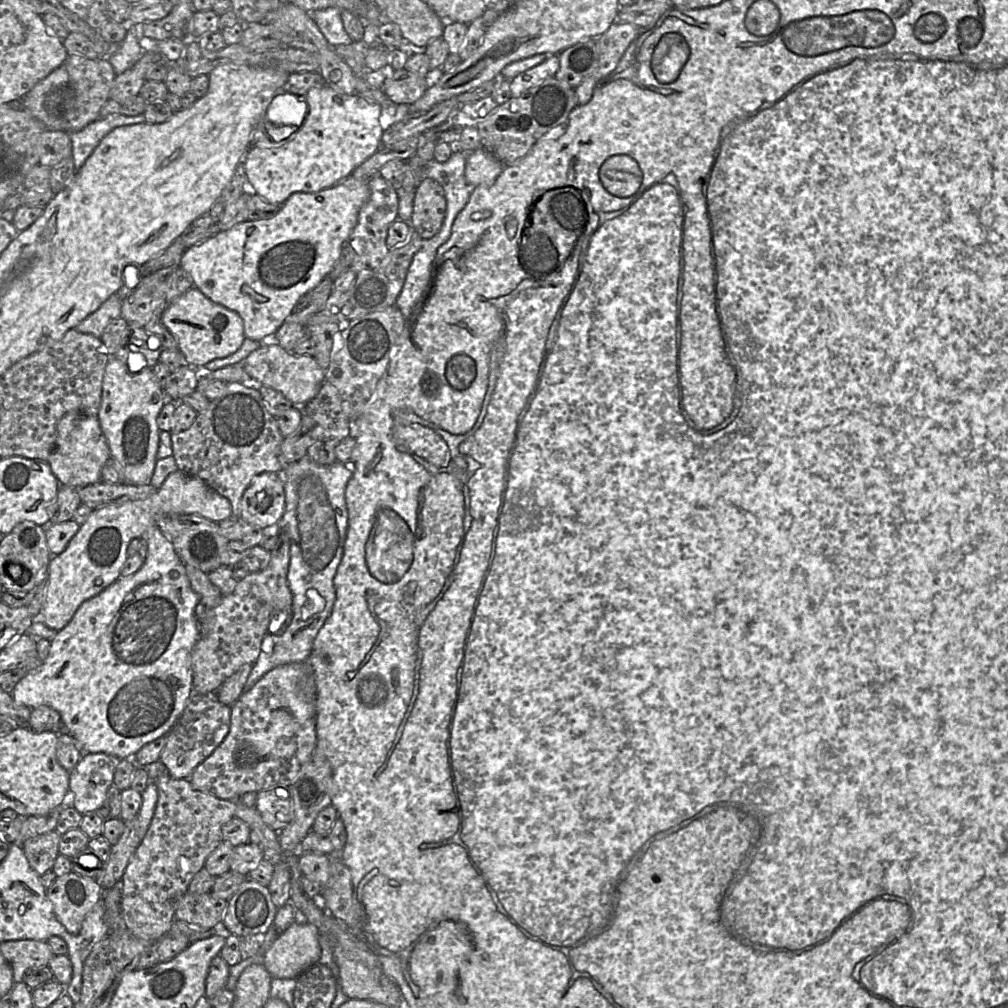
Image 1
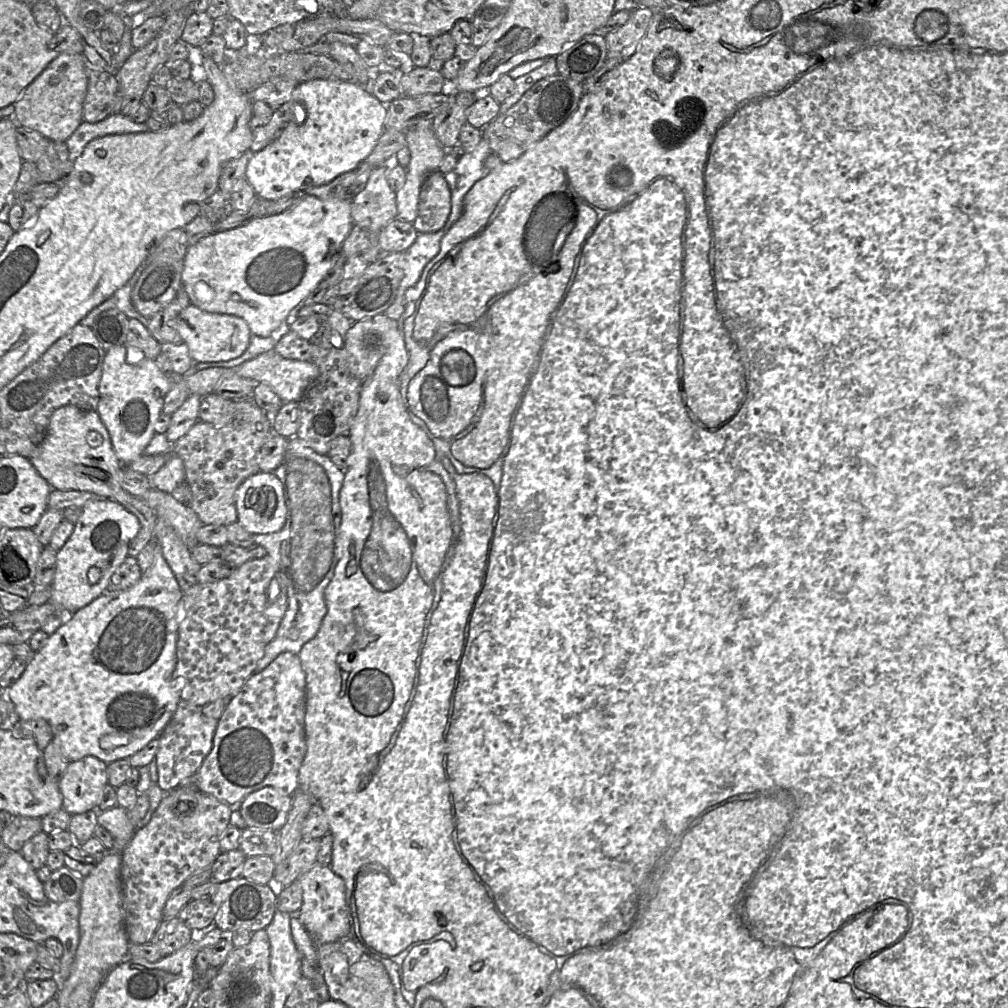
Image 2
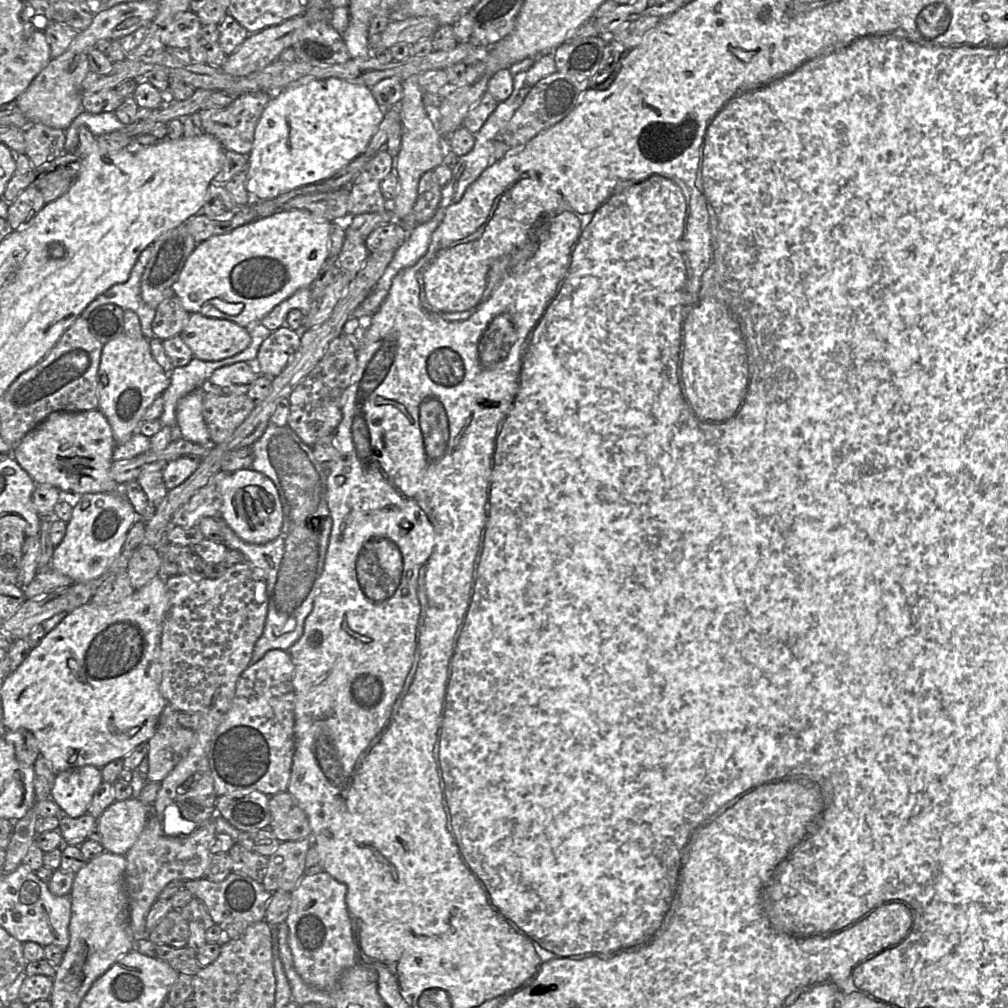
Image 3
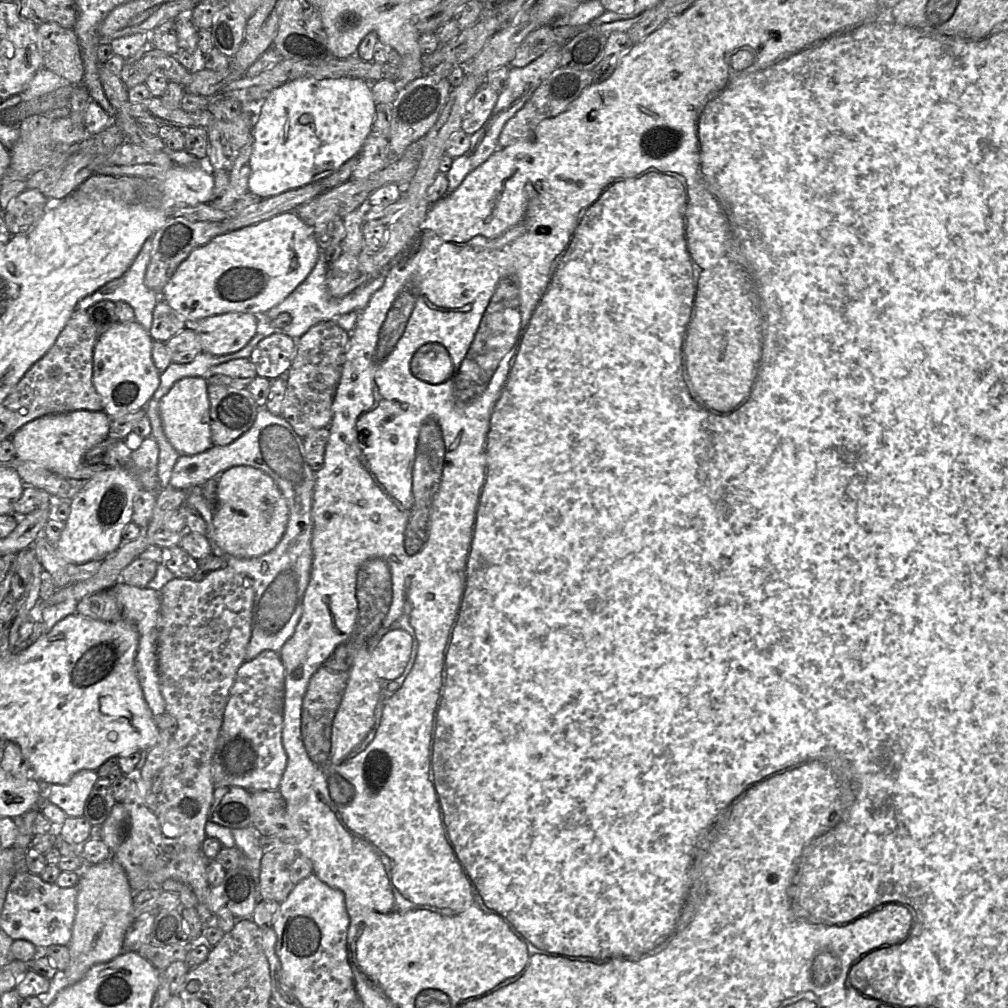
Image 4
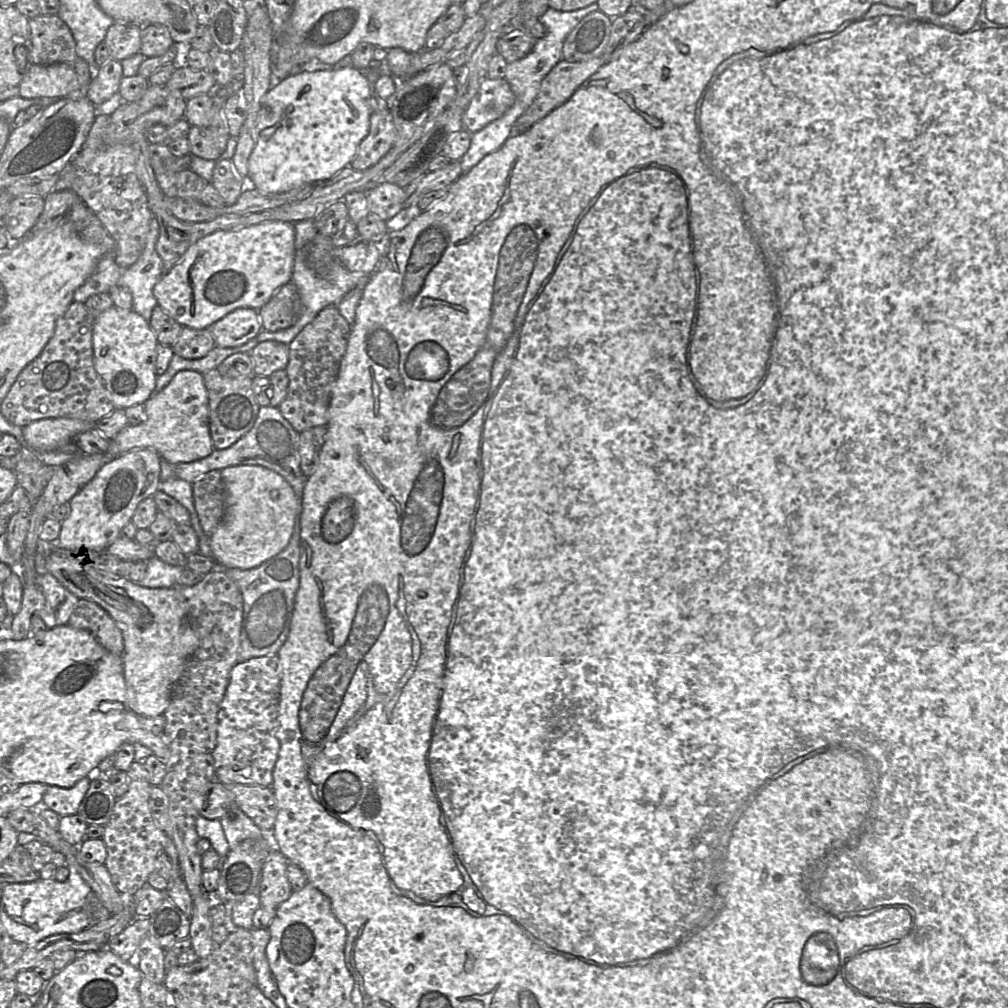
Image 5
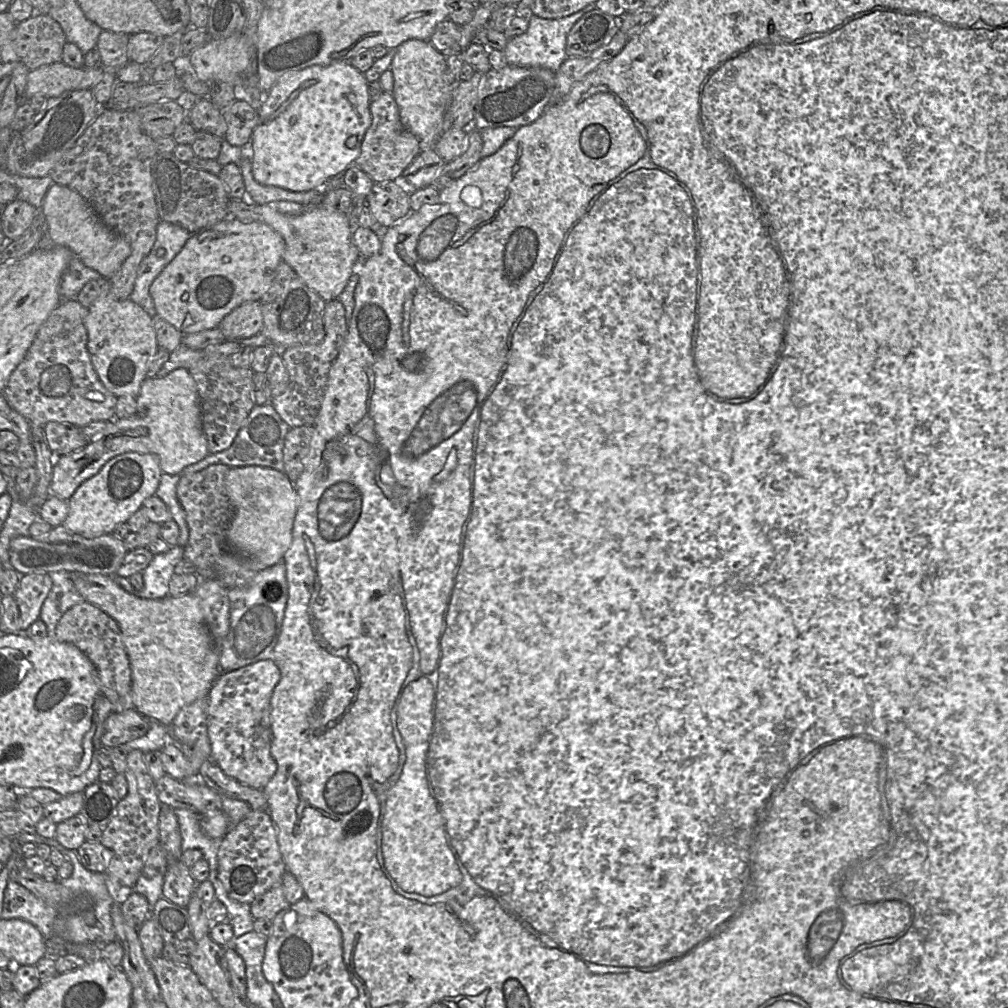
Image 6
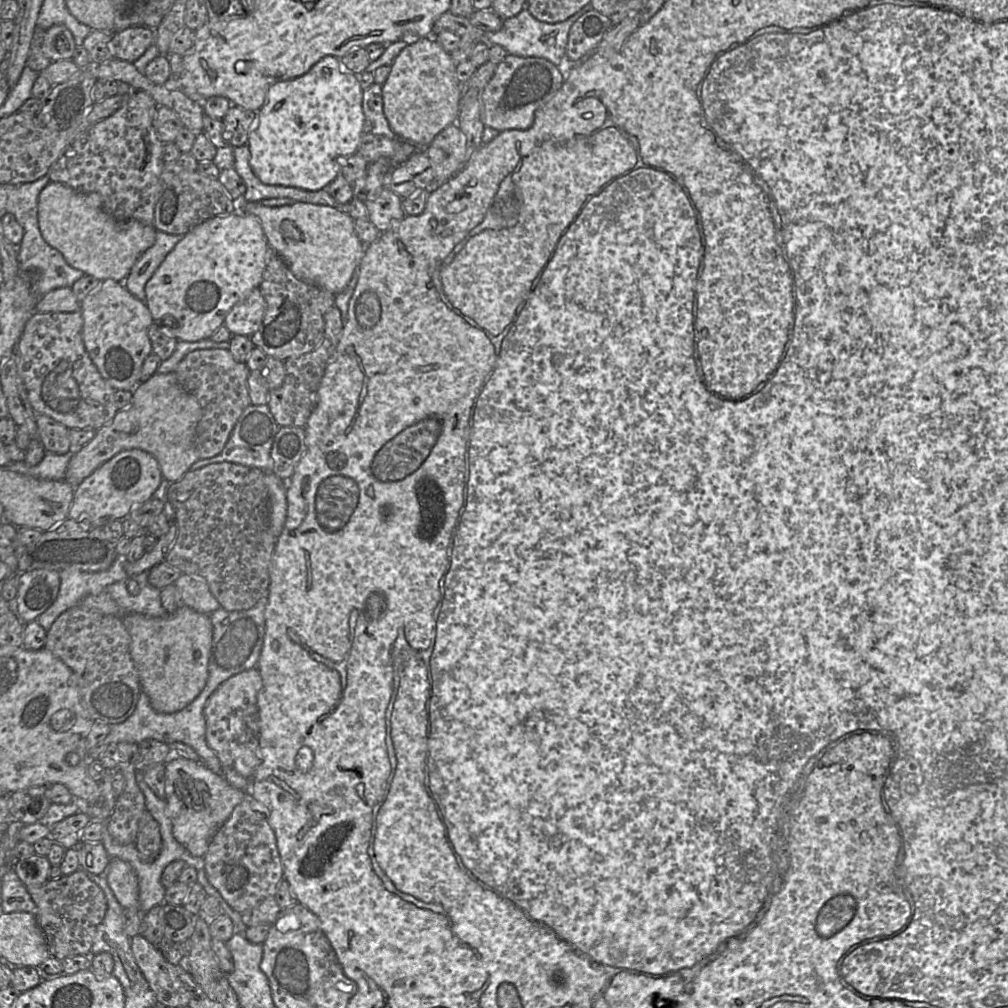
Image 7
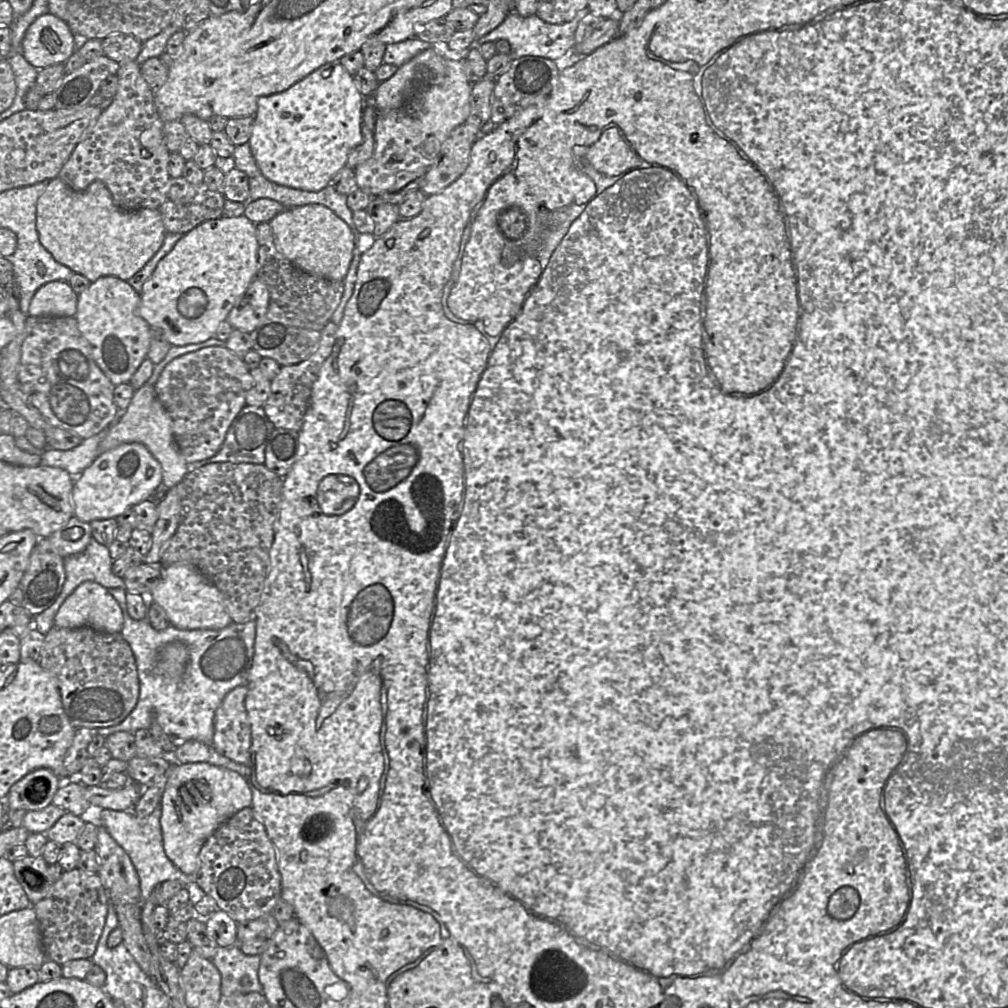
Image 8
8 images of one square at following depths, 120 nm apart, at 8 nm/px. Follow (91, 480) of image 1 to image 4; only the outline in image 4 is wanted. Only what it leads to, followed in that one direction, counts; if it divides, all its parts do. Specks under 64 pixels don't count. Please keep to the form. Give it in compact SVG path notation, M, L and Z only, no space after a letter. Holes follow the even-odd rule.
M88 410L56 413L36 418L22 426L11 436L11 440L16 450L15 457L23 461L36 463L60 475L76 472L84 465L85 453L107 439L110 421L111 419L104 411Z

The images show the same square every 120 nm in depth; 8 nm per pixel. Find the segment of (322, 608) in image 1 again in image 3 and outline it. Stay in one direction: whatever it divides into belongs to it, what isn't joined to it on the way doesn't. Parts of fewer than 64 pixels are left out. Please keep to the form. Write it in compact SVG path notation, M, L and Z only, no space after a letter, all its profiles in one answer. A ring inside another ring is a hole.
M270 422L263 435L251 445L251 448L254 453L254 460L251 467L245 469L261 472L275 484L283 510L280 534L265 544L248 543L239 538L222 518L213 517L219 522L224 544L227 548L242 552L245 556L245 562L259 568L266 582L268 612L263 633L255 643L250 665L258 662L269 650L288 651L302 636L305 620L313 609L313 602L319 589L319 579L323 572L327 553L325 551L322 555L320 533L324 519L326 517L331 518L326 498L328 472L316 460L312 448L305 444L288 425L277 426Z

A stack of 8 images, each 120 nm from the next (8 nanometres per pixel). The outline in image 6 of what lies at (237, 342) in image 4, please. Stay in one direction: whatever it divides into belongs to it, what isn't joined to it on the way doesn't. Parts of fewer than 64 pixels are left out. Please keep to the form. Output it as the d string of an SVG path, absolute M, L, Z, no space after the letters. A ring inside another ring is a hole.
M250 301L232 309L219 323L218 328L226 340L240 340L261 332L263 314L260 301Z

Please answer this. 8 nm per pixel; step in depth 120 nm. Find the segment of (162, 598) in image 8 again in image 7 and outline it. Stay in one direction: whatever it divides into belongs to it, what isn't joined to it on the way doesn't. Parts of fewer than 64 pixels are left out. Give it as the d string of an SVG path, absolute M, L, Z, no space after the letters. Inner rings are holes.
M182 573L174 585L180 594L181 603L185 606L209 615L221 607L201 576Z

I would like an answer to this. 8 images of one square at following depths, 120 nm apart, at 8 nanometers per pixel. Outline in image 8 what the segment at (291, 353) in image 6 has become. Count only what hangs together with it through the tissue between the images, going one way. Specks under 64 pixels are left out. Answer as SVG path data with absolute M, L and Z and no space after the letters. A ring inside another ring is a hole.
M329 321L321 332L319 343L314 352L298 364L281 366L278 375L271 380L270 395L263 405L263 409L276 428L285 428L297 432L301 430L305 413L310 405L313 384L323 363L332 352L337 328L338 326L335 323Z

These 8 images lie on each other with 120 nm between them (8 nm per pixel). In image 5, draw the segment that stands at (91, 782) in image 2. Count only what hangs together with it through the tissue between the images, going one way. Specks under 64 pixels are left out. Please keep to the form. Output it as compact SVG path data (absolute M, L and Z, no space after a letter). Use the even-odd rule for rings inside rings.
M84 777L70 788L50 785L43 796L43 803L60 816L77 814L90 783L91 780Z

